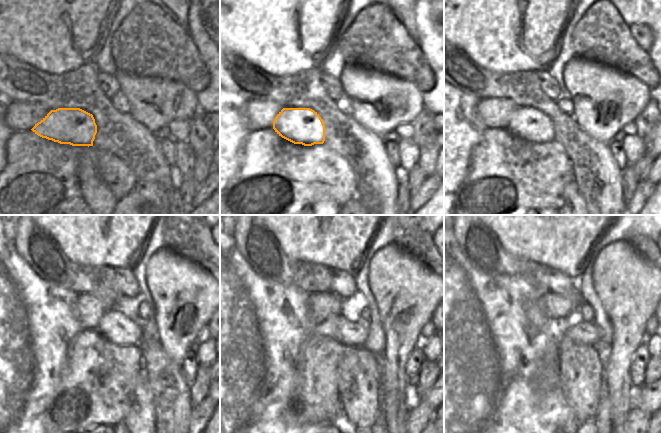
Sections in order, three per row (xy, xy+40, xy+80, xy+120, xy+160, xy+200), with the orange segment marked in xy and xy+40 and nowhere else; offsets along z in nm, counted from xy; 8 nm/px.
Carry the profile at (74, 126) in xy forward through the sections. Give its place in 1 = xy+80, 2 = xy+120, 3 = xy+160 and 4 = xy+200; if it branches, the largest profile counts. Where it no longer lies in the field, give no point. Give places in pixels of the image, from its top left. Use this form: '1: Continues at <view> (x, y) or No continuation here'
1: Continues at xy+80 (527, 123)
2: Continues at xy+120 (114, 326)
3: Continues at xy+160 (348, 333)
4: Continues at xy+200 (586, 333).

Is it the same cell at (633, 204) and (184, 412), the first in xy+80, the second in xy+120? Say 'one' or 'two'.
two

